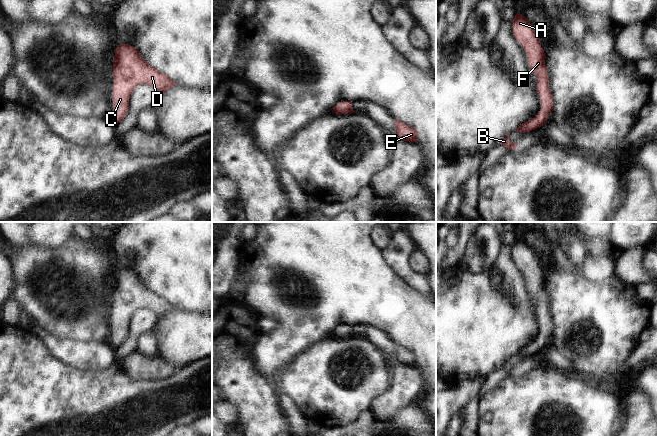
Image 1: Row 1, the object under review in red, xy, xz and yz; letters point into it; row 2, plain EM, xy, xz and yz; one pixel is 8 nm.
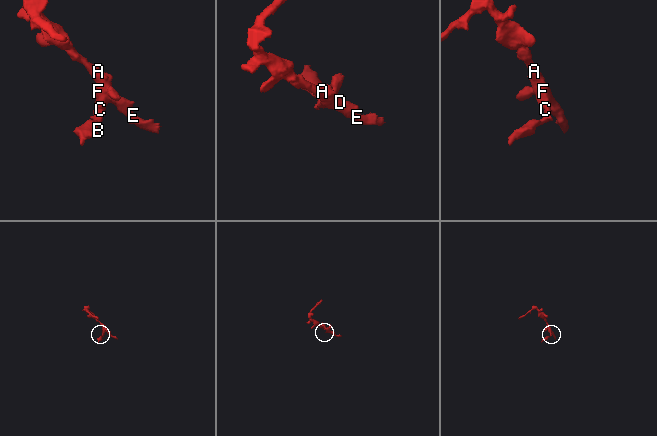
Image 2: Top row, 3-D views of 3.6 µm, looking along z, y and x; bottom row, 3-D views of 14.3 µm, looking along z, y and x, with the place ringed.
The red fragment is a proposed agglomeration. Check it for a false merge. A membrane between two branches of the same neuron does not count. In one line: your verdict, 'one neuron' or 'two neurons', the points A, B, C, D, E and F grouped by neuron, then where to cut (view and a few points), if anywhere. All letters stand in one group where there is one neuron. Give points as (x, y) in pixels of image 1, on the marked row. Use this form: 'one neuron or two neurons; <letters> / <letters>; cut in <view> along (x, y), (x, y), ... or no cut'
one neuron; A B C D E F; no cut

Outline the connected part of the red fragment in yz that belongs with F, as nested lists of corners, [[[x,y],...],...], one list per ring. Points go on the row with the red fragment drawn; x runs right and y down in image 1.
[[[522,14],[515,15],[512,25],[513,35],[525,49],[529,66],[536,75],[537,93],[541,98],[541,110],[534,118],[520,124],[516,130],[516,132],[527,133],[547,123],[547,117],[553,111],[553,97],[545,65],[546,55],[534,26]]]

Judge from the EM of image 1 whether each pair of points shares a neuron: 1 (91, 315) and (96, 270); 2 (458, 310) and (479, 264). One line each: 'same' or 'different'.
1: same
2: different

